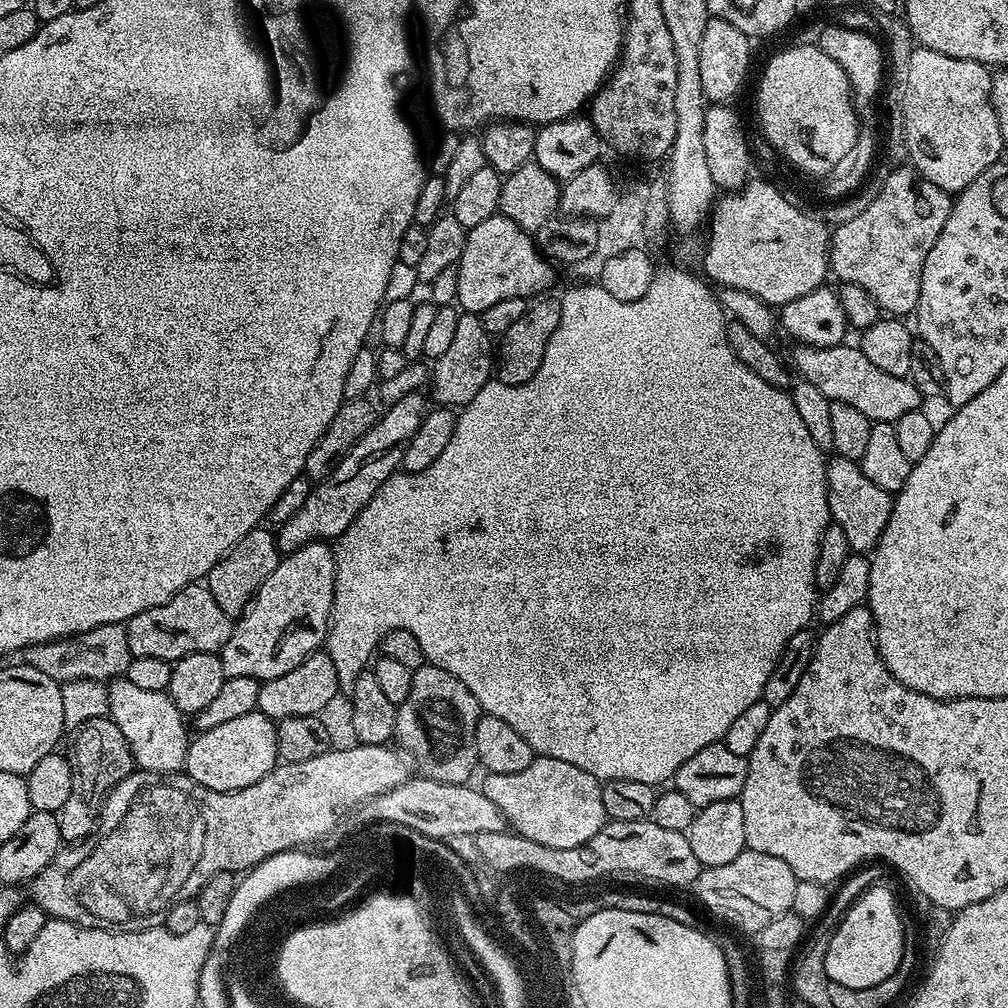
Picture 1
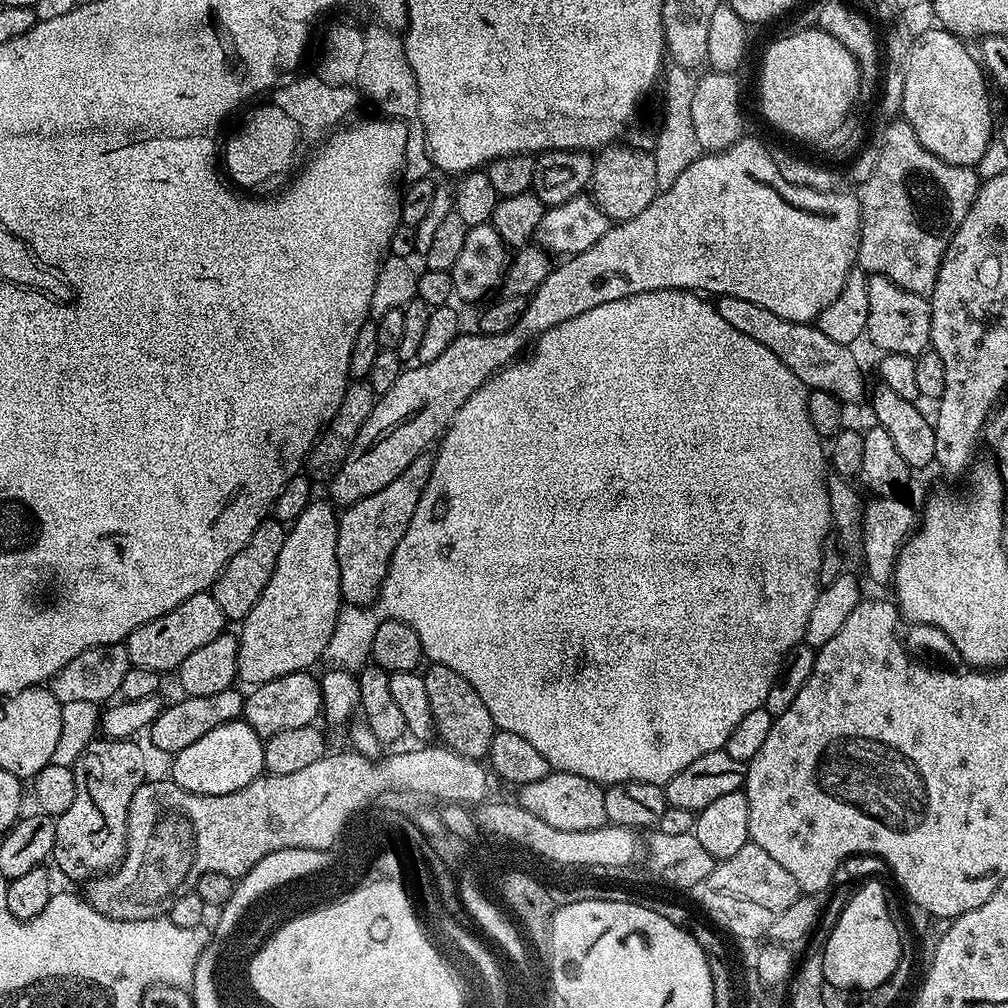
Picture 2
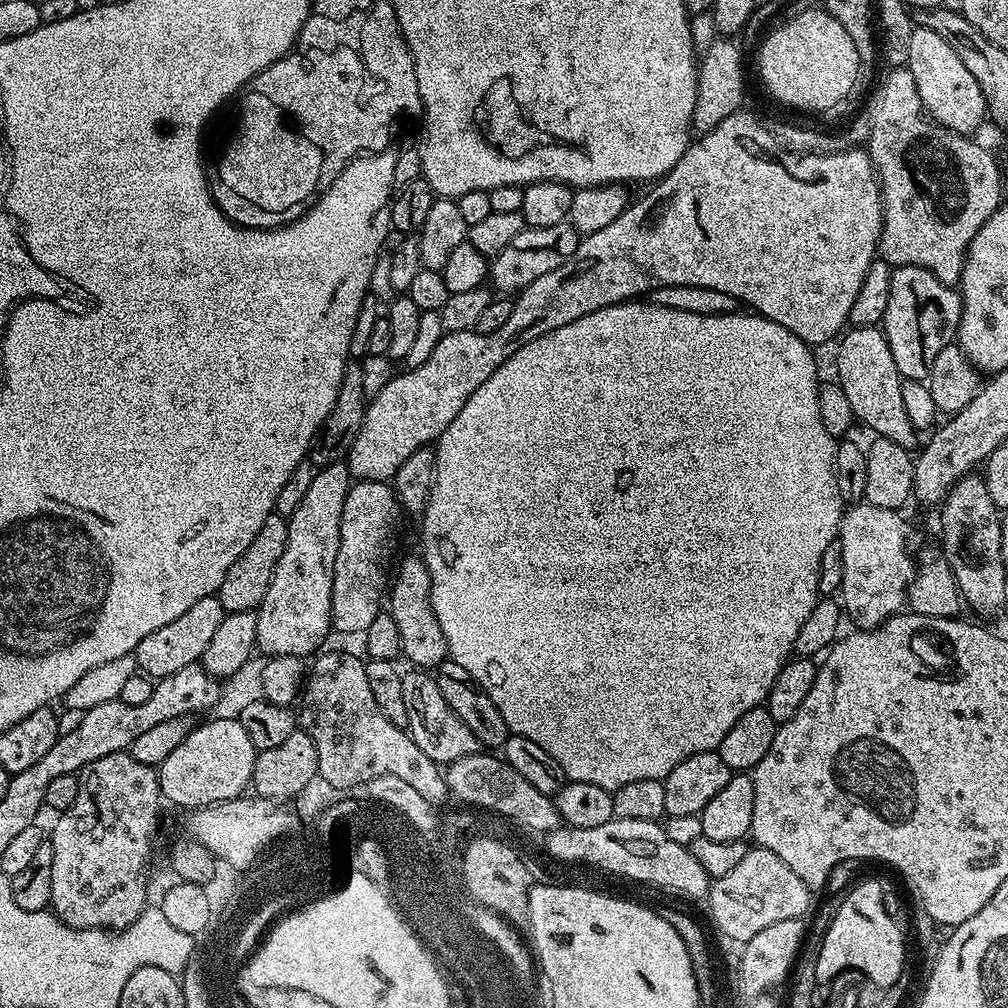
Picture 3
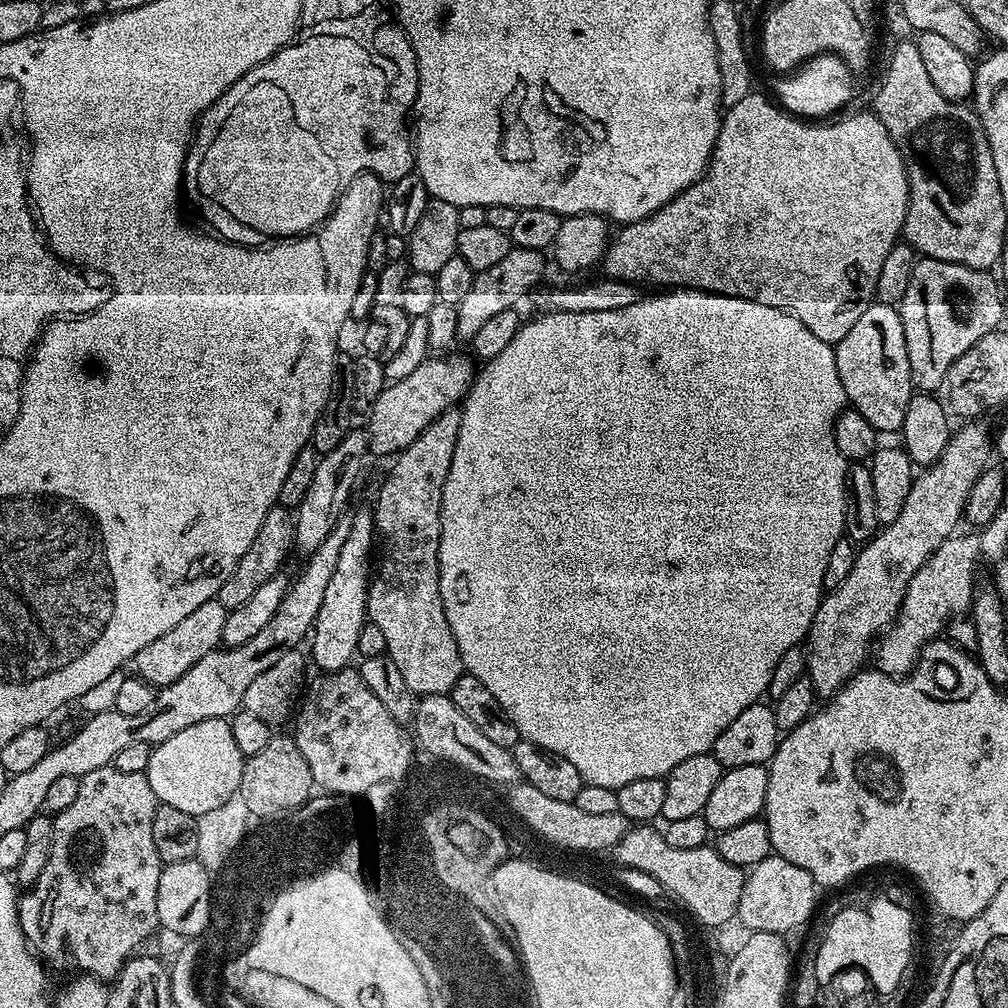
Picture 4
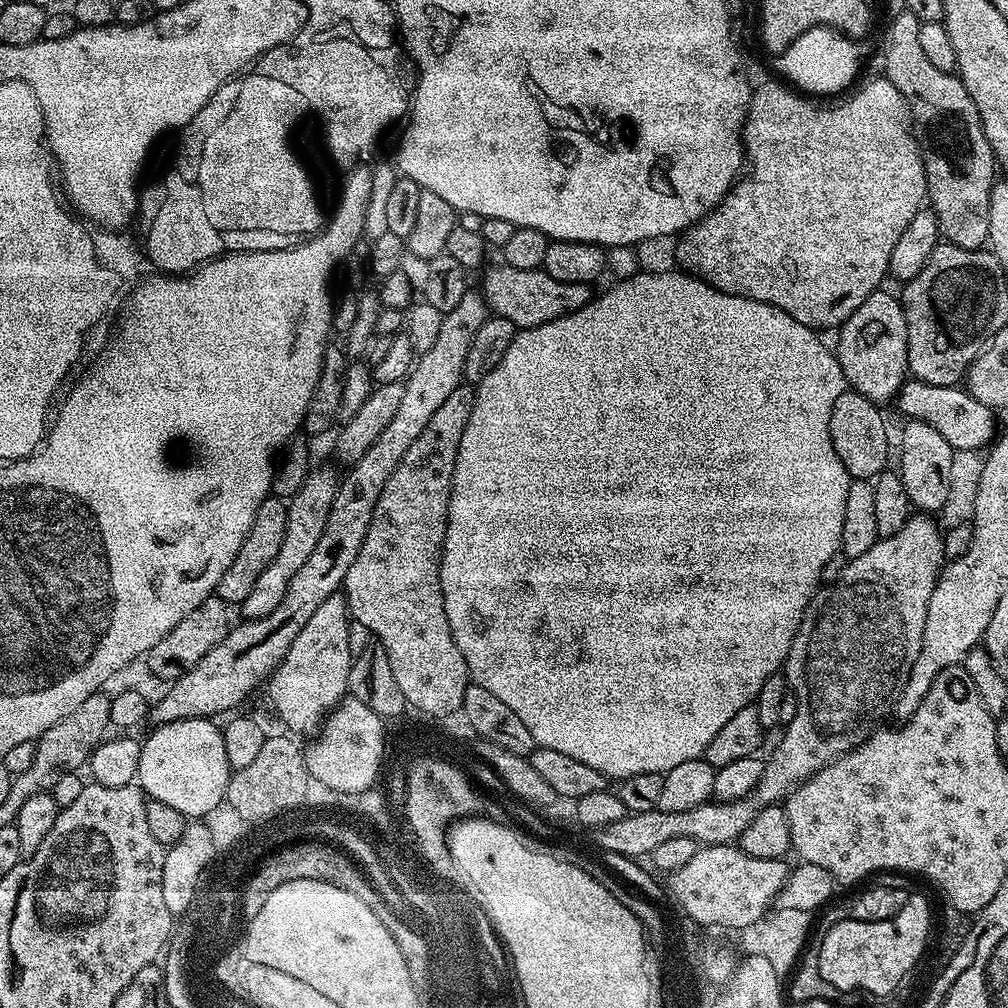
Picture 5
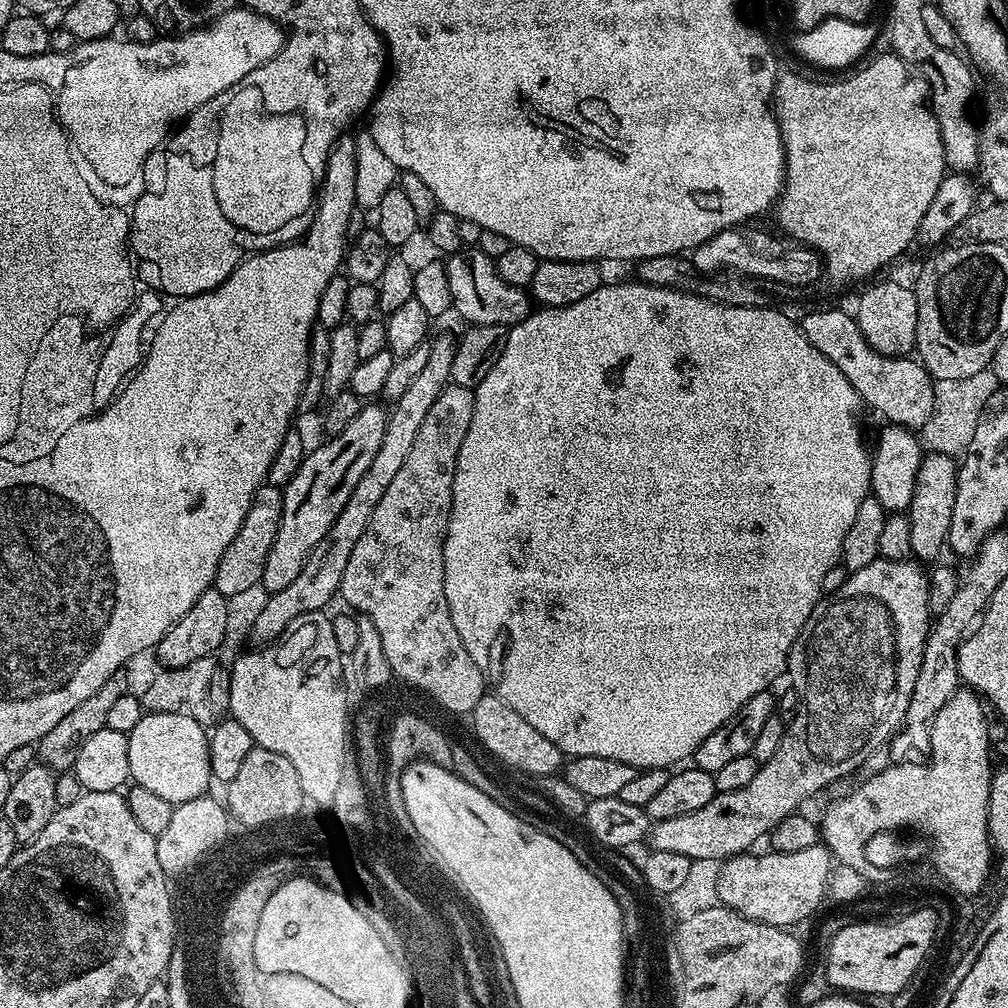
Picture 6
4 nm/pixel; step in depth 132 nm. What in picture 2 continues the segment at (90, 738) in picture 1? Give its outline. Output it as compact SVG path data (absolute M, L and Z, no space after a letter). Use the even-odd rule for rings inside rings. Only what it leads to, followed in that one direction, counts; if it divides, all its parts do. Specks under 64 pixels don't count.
M93 738L77 758L76 797L66 814L55 817L51 859L72 880L87 882L119 864L128 841L130 802L146 782L148 760L135 739Z

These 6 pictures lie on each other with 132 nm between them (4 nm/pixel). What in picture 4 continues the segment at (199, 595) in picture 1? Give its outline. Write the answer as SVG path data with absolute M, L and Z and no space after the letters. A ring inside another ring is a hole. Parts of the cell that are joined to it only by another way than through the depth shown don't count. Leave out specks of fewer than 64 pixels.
M219 598L202 602L202 606L197 606L189 616L182 618L182 622L177 622L172 629L166 630L166 634L161 634L154 638L154 642L138 650L134 661L135 675L157 690L178 682L178 678L182 678L182 674L186 674L194 662L221 647L222 629L226 627L228 613L229 609L222 606Z

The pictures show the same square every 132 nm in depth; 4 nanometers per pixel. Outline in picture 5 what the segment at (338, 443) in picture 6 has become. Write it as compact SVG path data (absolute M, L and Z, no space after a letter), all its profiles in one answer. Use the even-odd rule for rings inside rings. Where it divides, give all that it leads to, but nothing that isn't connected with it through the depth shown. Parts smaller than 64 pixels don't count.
M313 467L306 482L302 482L302 486L287 501L286 538L282 538L282 546L278 549L274 562L266 566L266 571L258 578L254 590L250 590L250 595L239 604L238 612L241 612L244 620L261 620L278 610L282 598L286 598L286 590L290 590L294 574L298 574L306 558L314 554L314 546L318 546L318 538L322 538L322 530L326 530L326 518L330 518L330 506L340 488L340 482L341 477L336 476L334 469Z

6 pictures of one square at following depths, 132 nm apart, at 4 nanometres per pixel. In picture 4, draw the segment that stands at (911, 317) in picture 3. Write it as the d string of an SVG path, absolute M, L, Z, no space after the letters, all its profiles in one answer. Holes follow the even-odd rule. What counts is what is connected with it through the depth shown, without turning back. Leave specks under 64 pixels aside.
M929 256L917 259L898 311L906 334L912 383L921 393L935 393L935 388L947 381L950 366L954 366L978 338L1001 327L1004 300L1000 297L999 286L997 277L988 270L974 270Z

